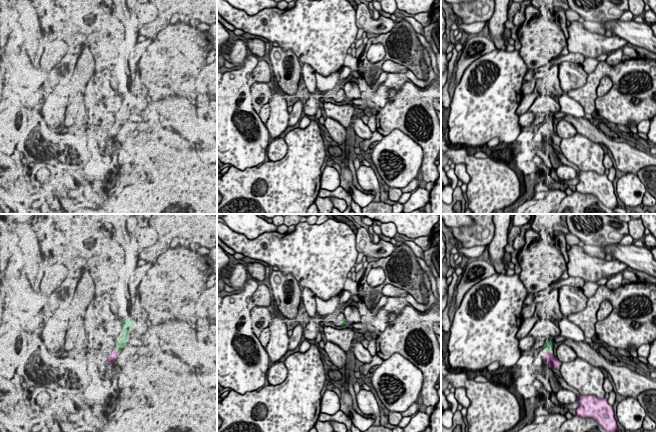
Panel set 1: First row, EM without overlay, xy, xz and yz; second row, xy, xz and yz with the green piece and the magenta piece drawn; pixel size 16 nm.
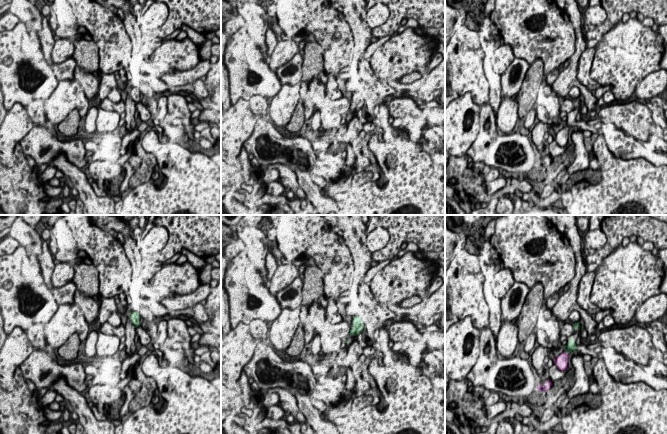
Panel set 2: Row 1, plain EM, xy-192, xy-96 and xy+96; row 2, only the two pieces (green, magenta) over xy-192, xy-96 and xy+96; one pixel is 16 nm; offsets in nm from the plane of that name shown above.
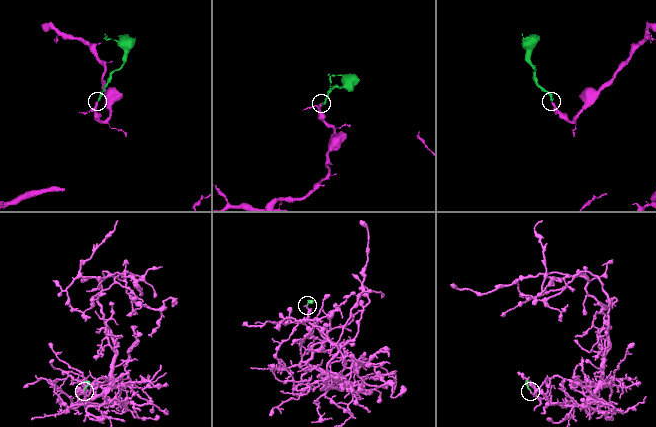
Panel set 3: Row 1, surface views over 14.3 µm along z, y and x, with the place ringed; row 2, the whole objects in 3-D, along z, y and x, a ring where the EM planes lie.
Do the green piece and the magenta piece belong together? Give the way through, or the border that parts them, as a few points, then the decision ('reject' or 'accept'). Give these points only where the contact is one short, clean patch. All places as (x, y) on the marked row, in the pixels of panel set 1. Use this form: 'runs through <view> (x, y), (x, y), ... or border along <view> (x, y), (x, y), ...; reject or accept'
accept

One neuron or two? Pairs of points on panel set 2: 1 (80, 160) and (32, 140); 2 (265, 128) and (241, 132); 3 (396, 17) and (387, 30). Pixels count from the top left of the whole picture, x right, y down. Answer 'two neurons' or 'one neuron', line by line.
1: one neuron
2: two neurons
3: one neuron

